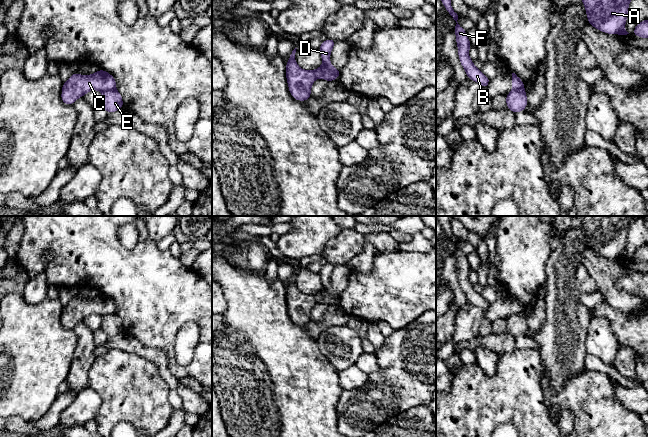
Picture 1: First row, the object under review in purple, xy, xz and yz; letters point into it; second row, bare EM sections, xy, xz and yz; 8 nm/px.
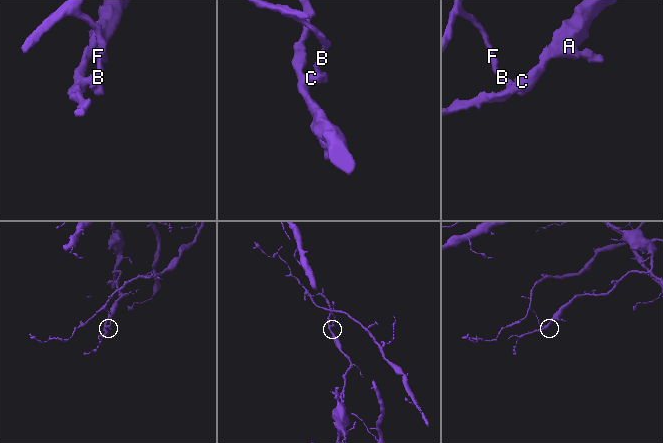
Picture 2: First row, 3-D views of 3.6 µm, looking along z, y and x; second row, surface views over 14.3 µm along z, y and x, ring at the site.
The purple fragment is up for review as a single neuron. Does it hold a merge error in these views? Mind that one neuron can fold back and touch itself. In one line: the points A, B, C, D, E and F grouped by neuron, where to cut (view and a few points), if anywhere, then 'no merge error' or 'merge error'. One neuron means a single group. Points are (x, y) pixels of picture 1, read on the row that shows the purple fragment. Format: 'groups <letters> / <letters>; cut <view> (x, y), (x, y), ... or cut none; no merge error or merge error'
groups A C / B D E F; cut xz (322, 64), (338, 75); merge error

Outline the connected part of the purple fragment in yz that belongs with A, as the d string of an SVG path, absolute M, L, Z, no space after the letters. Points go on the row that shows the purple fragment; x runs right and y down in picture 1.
M582 0L590 25L607 34L627 35L625 23L631 0Z

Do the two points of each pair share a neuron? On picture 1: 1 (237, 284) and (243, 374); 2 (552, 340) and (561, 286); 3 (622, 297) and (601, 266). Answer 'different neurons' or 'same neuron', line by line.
1: same neuron
2: same neuron
3: same neuron

